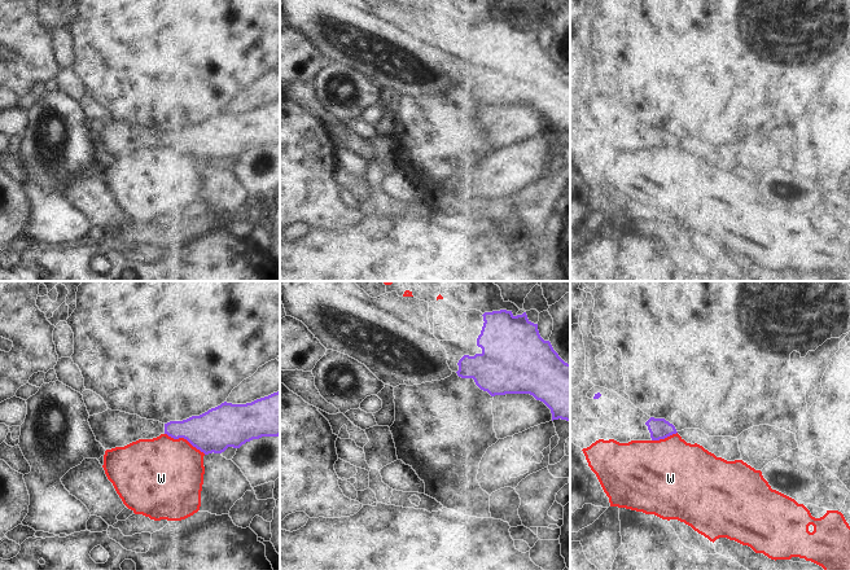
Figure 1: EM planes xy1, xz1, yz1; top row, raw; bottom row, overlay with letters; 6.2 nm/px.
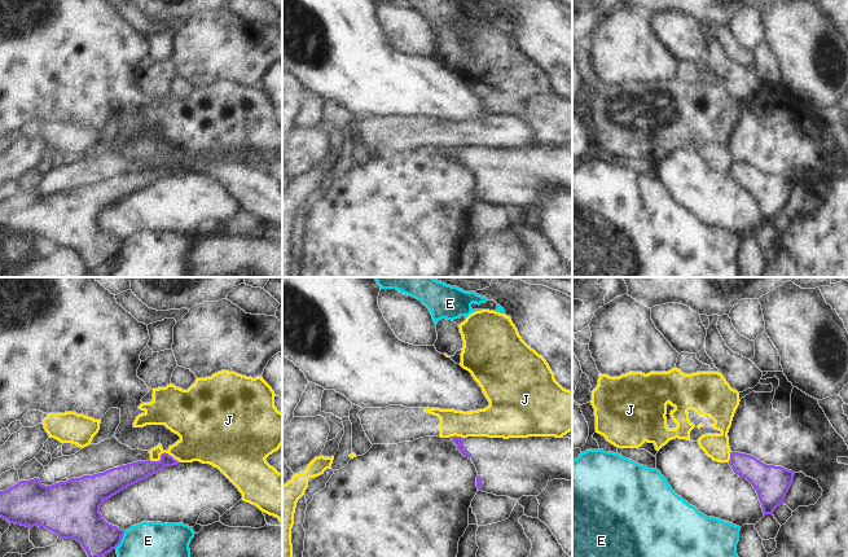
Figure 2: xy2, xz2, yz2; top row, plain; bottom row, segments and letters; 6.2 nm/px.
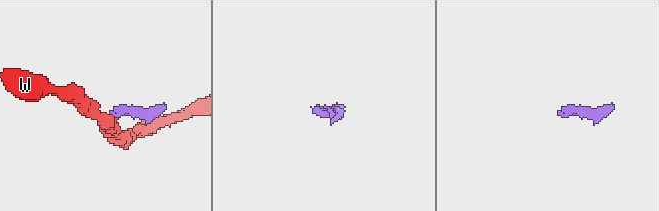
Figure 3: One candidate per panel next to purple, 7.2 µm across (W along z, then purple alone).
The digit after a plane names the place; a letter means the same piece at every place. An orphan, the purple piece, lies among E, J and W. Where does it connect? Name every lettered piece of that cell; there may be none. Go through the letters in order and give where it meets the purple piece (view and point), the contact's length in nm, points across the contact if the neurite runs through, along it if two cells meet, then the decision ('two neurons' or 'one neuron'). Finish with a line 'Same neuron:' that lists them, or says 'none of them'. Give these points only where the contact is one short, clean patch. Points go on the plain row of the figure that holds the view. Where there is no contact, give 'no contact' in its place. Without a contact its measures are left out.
E: meets purple in xy2 at (121, 249); contact 130 nm long; two neurons
J: meets purple in xy2 at (161, 165); contact 170 nm long; border along xy2 (149, 169), (158, 170), (162, 163), (167, 162), (175, 170); two neurons
W: meets purple in xy1 at (185, 148); contact 280 nm long; border along xy1 (165, 143), (174, 148), (185, 148), (205, 163); two neurons
Same neuron: none of them

